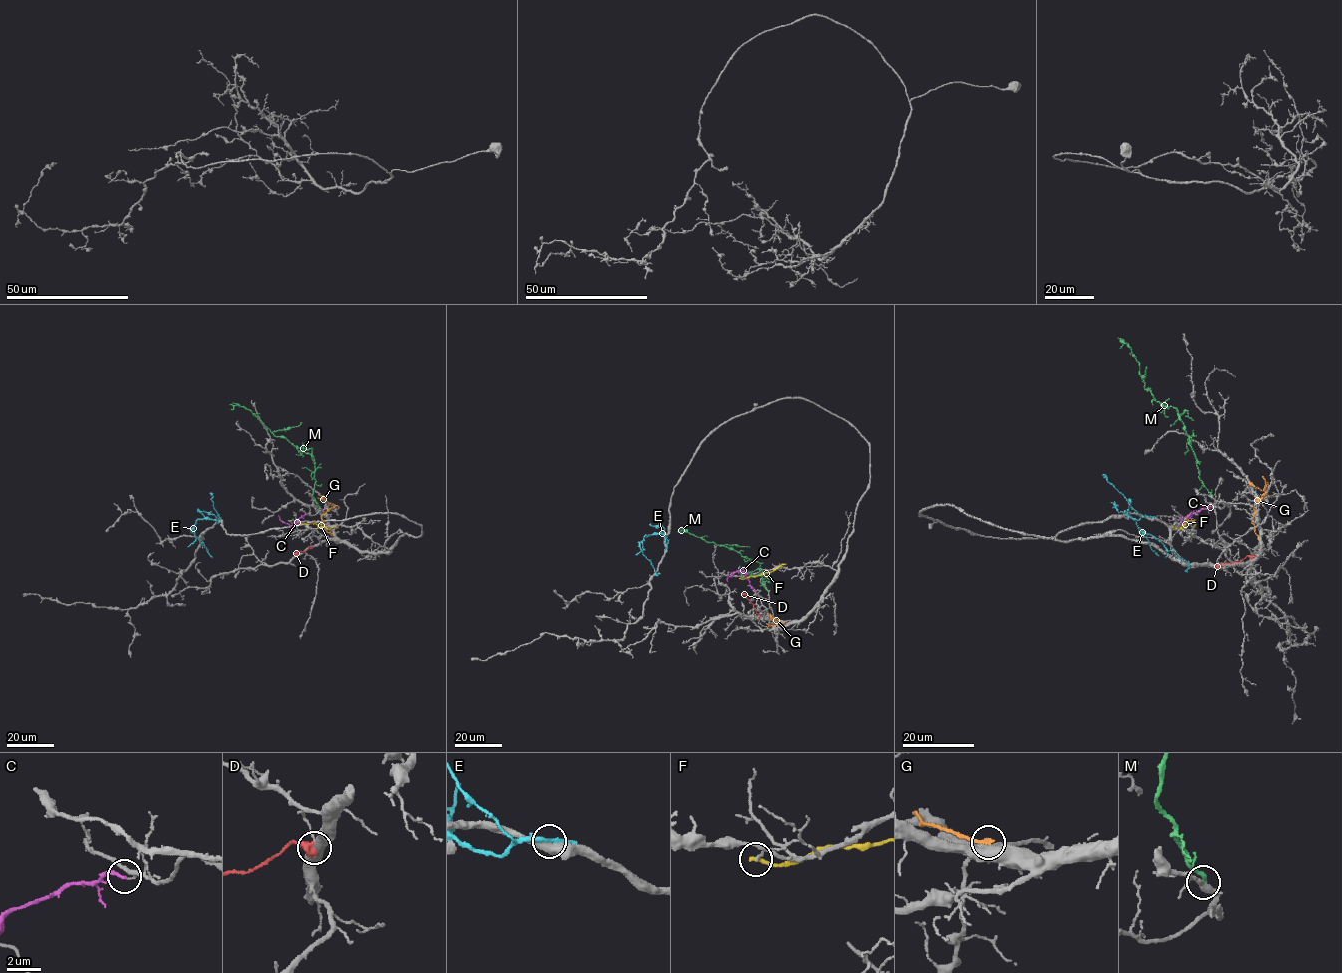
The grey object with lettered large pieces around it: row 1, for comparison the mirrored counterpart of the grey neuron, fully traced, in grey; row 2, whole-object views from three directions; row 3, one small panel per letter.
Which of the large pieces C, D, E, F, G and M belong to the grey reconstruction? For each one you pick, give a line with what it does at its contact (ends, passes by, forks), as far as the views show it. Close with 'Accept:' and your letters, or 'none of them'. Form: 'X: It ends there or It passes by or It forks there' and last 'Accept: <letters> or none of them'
Accept: none of them

